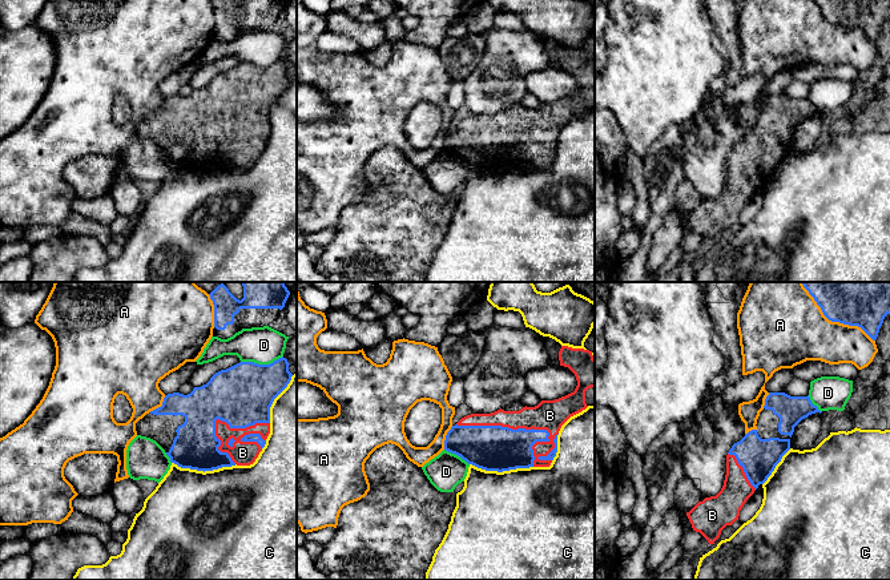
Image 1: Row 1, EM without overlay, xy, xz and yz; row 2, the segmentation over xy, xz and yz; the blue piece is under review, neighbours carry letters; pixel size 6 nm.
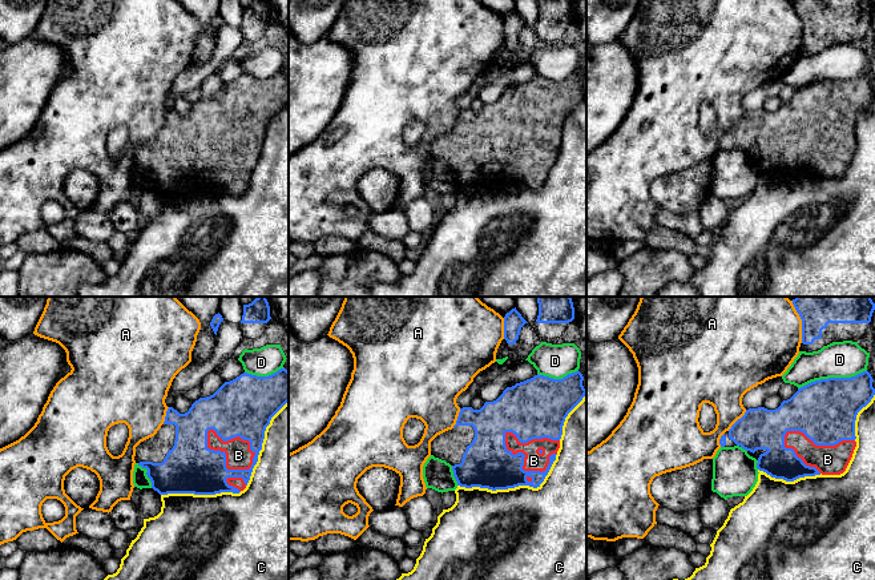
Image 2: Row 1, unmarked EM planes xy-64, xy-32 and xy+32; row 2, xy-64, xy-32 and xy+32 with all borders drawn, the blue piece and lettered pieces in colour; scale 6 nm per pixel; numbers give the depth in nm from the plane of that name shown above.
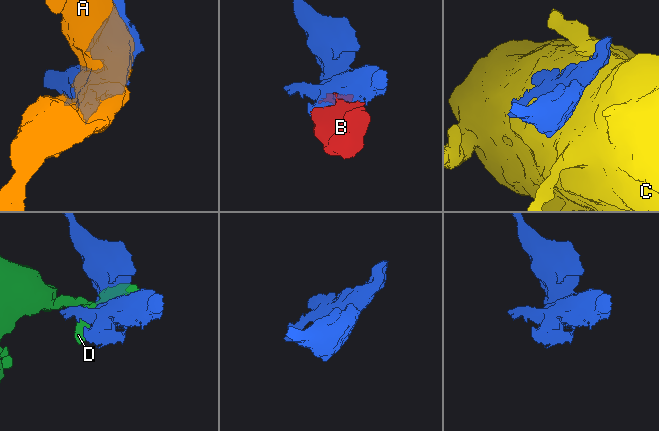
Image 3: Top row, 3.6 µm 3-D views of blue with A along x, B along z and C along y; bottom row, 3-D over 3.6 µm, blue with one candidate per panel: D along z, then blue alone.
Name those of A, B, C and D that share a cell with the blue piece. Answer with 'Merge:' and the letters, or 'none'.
Merge: B

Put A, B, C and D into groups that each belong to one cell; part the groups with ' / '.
A / B / C / D

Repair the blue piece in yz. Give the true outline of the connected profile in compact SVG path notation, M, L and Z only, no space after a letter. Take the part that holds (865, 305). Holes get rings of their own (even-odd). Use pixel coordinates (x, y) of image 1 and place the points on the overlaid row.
M802 282L804 287L831 322L861 327L877 339L883 319L890 314L890 282Z

